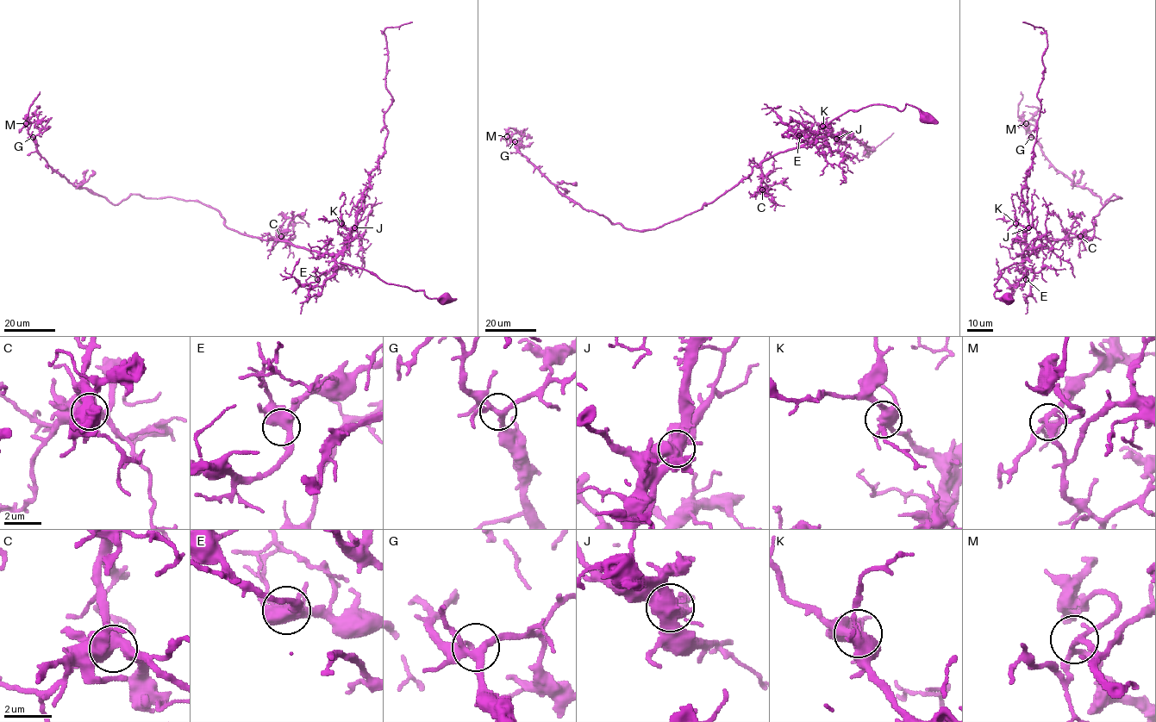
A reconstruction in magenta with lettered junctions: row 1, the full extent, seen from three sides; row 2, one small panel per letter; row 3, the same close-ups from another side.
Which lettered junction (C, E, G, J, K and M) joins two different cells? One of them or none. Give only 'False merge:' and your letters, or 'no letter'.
False merge: J

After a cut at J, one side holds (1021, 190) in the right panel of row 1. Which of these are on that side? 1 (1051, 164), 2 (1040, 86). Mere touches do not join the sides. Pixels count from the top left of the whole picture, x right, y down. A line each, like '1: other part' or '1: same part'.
1: other part
2: same part

